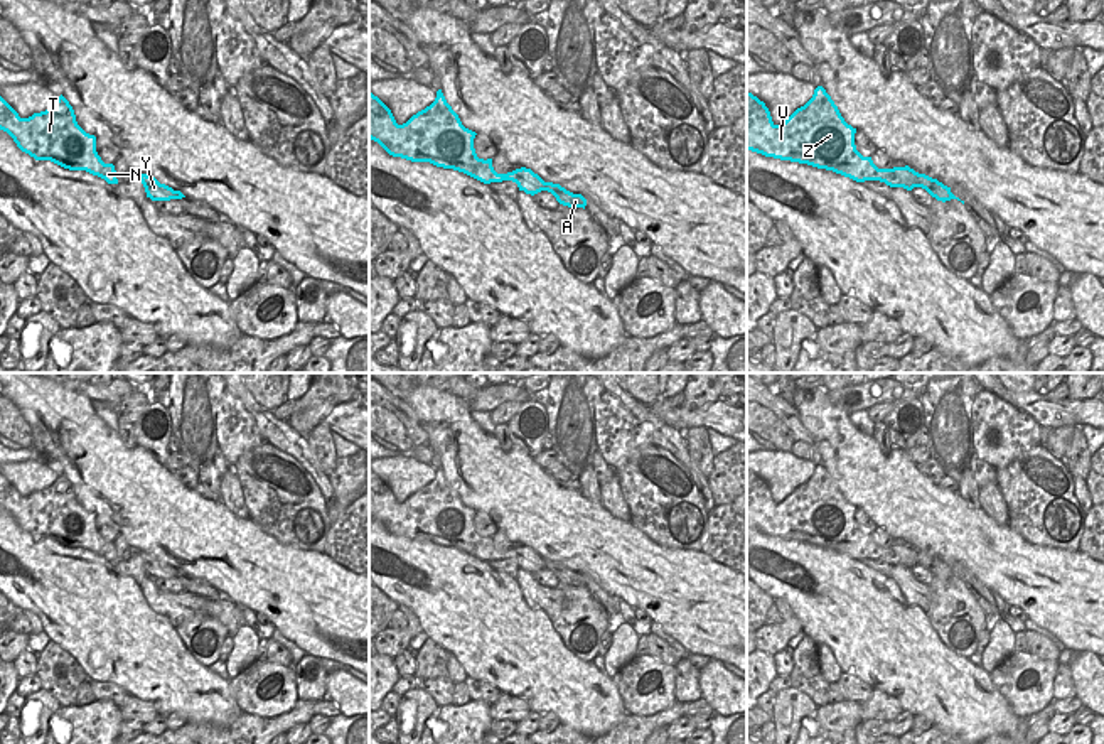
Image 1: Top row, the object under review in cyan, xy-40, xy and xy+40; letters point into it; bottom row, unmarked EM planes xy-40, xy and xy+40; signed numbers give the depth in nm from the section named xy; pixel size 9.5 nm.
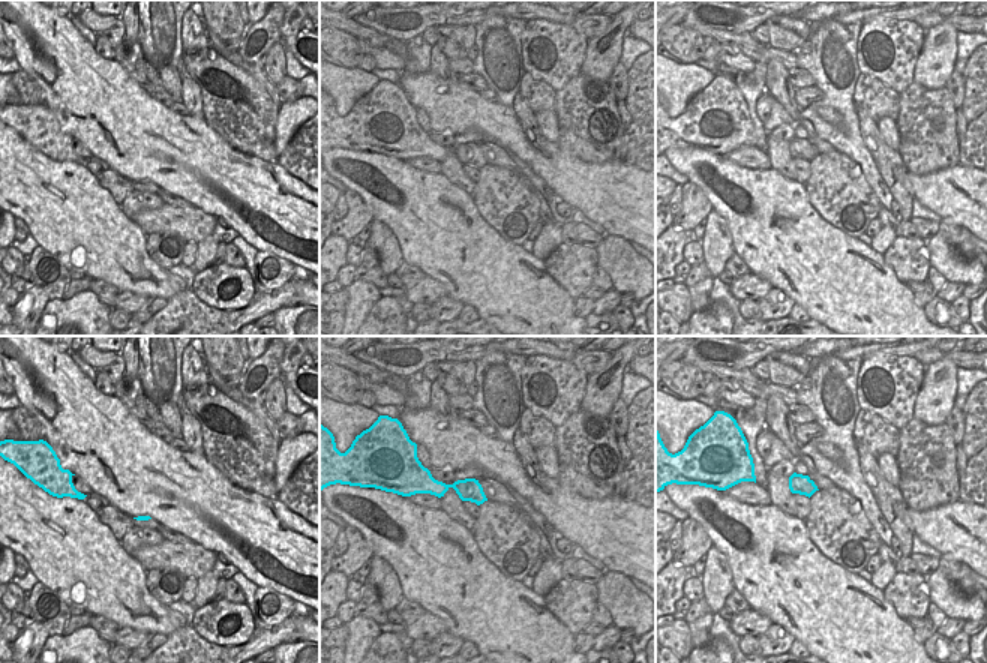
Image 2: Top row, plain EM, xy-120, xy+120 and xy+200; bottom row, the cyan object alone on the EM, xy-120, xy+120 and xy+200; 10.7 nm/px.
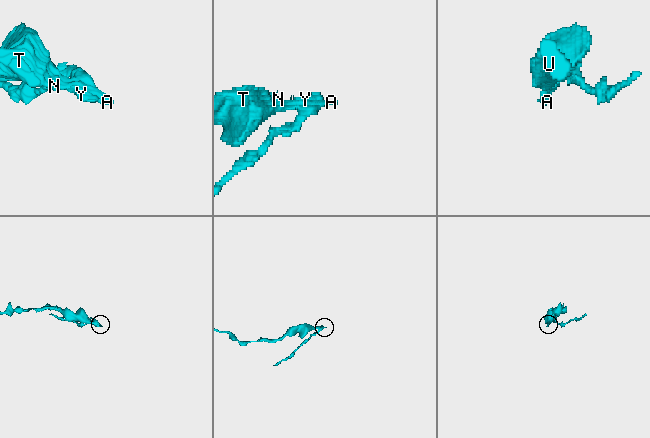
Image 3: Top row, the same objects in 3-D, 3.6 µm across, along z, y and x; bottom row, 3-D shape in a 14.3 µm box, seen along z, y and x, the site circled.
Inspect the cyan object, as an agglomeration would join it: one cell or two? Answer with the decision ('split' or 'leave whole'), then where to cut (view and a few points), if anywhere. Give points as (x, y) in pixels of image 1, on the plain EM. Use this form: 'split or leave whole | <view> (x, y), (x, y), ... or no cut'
split | xy+40 (889, 547), (892, 555), (885, 560)

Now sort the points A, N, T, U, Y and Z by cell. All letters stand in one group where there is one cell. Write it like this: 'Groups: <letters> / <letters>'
Groups: A Y / N T U Z

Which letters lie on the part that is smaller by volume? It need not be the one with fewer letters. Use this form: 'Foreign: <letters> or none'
Foreign: A, Y

